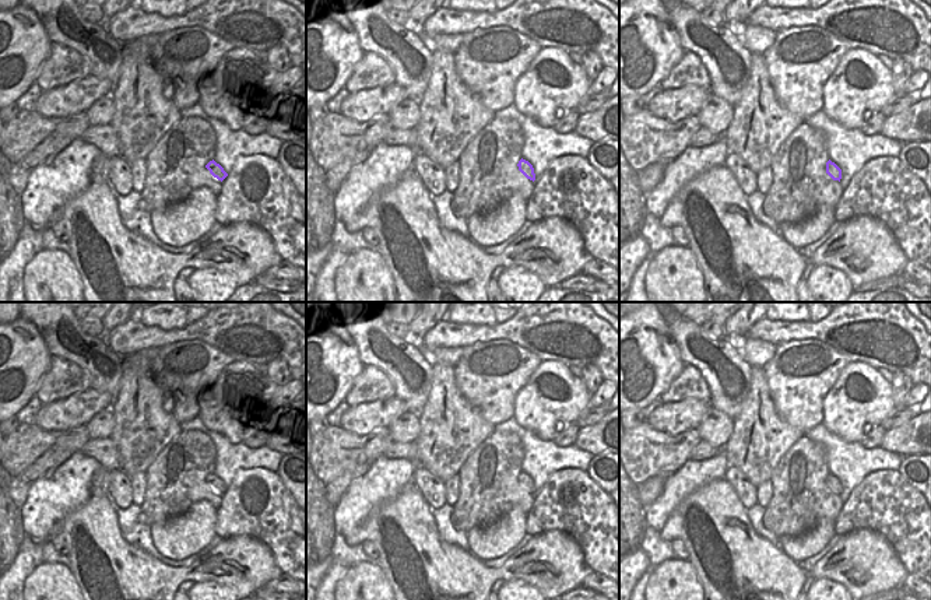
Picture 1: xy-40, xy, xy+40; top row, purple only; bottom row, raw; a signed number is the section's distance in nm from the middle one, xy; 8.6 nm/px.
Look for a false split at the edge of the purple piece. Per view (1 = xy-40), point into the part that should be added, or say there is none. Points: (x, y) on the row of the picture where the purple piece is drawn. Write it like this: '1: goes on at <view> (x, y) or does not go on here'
1: does not go on here

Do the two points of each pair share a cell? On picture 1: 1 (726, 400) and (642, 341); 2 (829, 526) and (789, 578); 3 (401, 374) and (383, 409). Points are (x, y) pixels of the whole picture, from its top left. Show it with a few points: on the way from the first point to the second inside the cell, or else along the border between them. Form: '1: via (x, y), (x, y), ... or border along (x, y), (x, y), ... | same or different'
1: border along (671, 334), (684, 365) | different
2: border along (779, 547), (797, 564) | different
3: border along (396, 396), (408, 410) | different

